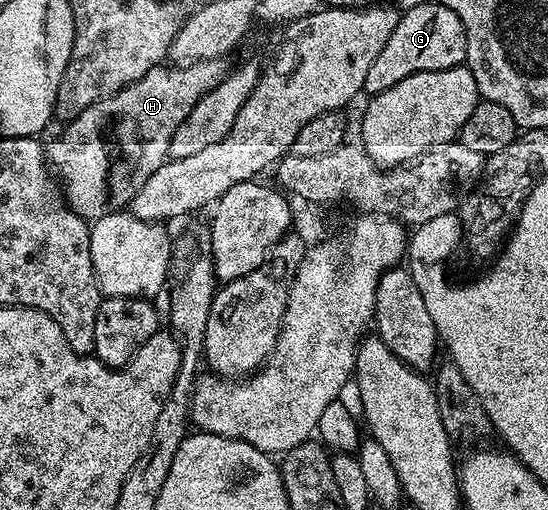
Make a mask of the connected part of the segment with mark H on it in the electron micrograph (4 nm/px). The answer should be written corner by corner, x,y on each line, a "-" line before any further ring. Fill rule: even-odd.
220,58
218,60
198,60
192,64
171,66
175,68
167,68
168,66
148,68
144,76
132,79
132,84
125,85
120,92
115,92
111,97
108,95
106,98
93,102
88,108
81,110
81,114
77,114
73,119
66,121
60,138
52,144
46,145
45,151
48,165
53,169
58,183
61,185
61,192
65,197
67,207
73,209
77,215
82,216
88,222
100,220
102,216
108,216
111,212
126,209
131,203
133,194
137,194
137,190
141,190
141,186
145,186
145,182
153,174
153,170
157,170
161,165
167,163
171,151
171,139
173,134
177,134
177,126
181,126
181,122
185,122
185,118
189,118
189,114
195,109
197,102
202,96
209,94
209,90
216,88
229,75
229,64
227,68
227,63
226,59

